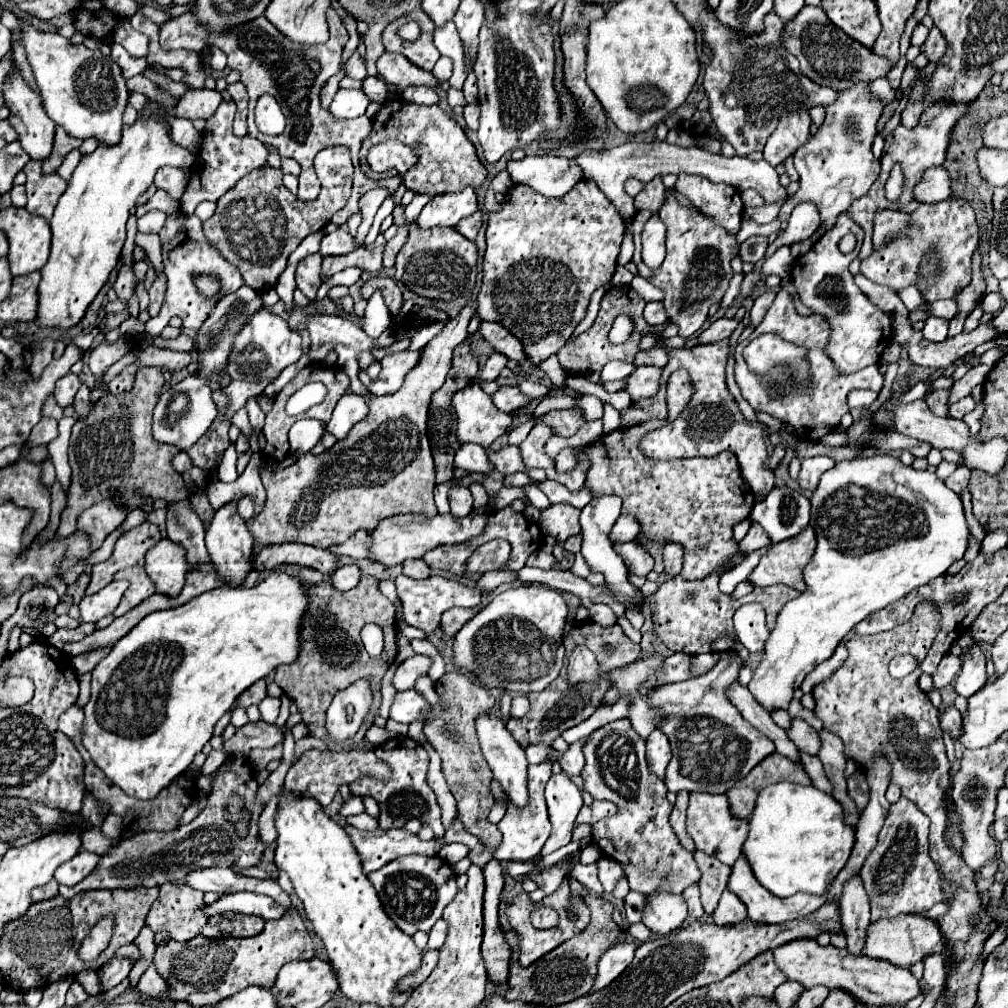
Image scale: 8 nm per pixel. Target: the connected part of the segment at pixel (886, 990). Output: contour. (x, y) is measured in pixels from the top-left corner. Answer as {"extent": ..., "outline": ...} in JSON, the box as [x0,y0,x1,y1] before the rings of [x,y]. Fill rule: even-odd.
{"extent":[774,939,920,1007],"outline":[[[796,939],[792,943],[786,943],[774,949],[774,959],[788,979],[794,979],[808,989],[816,985],[824,985],[828,989],[842,989],[848,991],[860,1003],[904,1007],[920,991],[918,979],[908,969],[896,967],[880,959],[870,959],[862,955],[856,957],[846,949],[836,949],[832,945],[820,947],[814,939]]]}

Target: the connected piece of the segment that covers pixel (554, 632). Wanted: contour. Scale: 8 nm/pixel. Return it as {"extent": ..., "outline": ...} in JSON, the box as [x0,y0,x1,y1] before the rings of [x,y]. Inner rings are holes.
{"extent":[452,585,568,695],"outline":[[[520,585],[510,587],[504,593],[496,595],[482,611],[478,611],[456,635],[454,639],[454,657],[452,661],[458,667],[468,669],[476,681],[484,687],[496,687],[510,691],[514,695],[528,695],[530,691],[544,691],[560,673],[564,659],[562,633],[568,617],[568,607],[564,597],[550,589],[538,585]]]}

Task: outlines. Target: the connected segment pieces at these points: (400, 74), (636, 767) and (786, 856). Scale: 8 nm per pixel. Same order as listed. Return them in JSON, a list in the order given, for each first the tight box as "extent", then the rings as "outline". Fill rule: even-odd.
[{"extent":[378,53,438,91],"outline":[[[384,53],[378,59],[378,75],[386,83],[398,87],[400,91],[404,91],[410,85],[424,85],[432,89],[436,89],[438,85],[438,79],[430,71],[422,71],[420,67],[408,63],[404,55],[396,55],[396,53]]]},{"extent":[580,719,700,894],"outline":[[[628,719],[608,723],[592,733],[590,743],[584,747],[586,765],[580,775],[584,779],[584,791],[588,791],[594,799],[612,801],[618,807],[616,815],[592,825],[592,841],[598,849],[602,849],[604,855],[608,855],[624,865],[630,889],[642,894],[650,894],[656,889],[678,893],[700,881],[700,869],[698,869],[692,853],[688,853],[680,845],[678,837],[674,835],[674,831],[668,823],[672,803],[668,803],[668,799],[666,799],[664,783],[648,769],[644,751],[646,751],[646,743],[640,735],[636,735],[636,731],[632,729]]]},{"extent":[742,783,856,897],"outline":[[[776,783],[764,787],[748,825],[742,853],[758,883],[776,897],[790,897],[798,891],[820,895],[828,881],[844,869],[856,841],[854,829],[844,823],[842,805],[814,785]]]}]

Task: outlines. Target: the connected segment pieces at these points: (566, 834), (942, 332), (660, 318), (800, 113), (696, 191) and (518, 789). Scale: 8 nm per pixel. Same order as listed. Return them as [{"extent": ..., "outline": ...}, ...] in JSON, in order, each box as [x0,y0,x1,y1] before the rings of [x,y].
[{"extent":[540,773,582,855],"outline":[[[558,773],[558,775],[552,775],[550,781],[546,783],[544,797],[546,797],[550,823],[552,823],[552,835],[548,837],[540,853],[548,855],[572,841],[572,827],[582,807],[582,793],[568,779],[566,773]]]},{"extent":[922,317,948,343],"outline":[[[930,317],[930,319],[926,319],[922,333],[928,341],[936,341],[936,343],[944,341],[944,339],[948,339],[948,321],[938,319],[938,317]]]},{"extent":[643,301,668,327],"outline":[[[661,301],[647,303],[643,311],[643,316],[648,321],[648,325],[654,325],[654,327],[656,325],[664,325],[668,321],[663,302]]]},{"extent":[764,109,810,167],"outline":[[[806,109],[790,111],[780,115],[776,131],[768,137],[764,147],[764,159],[776,167],[798,147],[802,147],[810,137],[810,115]]]},{"extent":[674,175,744,235],"outline":[[[678,175],[674,189],[686,195],[704,215],[716,219],[730,235],[740,231],[744,205],[734,187],[712,183],[700,175]]]},{"extent":[476,711,528,807],"outline":[[[492,711],[490,713],[482,713],[482,715],[476,717],[476,733],[478,733],[482,753],[484,753],[488,765],[492,769],[494,779],[504,787],[504,791],[508,793],[508,797],[512,799],[514,805],[524,807],[528,803],[528,789],[526,789],[526,767],[528,767],[528,761],[526,761],[524,749],[510,735],[510,731],[506,729],[502,717],[492,713]]]}]

